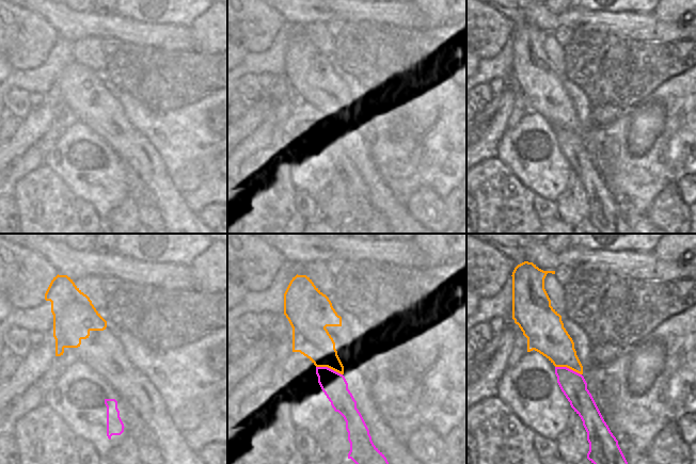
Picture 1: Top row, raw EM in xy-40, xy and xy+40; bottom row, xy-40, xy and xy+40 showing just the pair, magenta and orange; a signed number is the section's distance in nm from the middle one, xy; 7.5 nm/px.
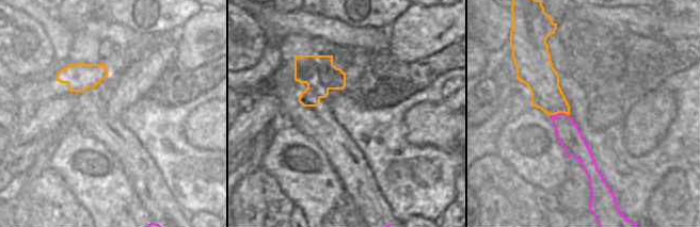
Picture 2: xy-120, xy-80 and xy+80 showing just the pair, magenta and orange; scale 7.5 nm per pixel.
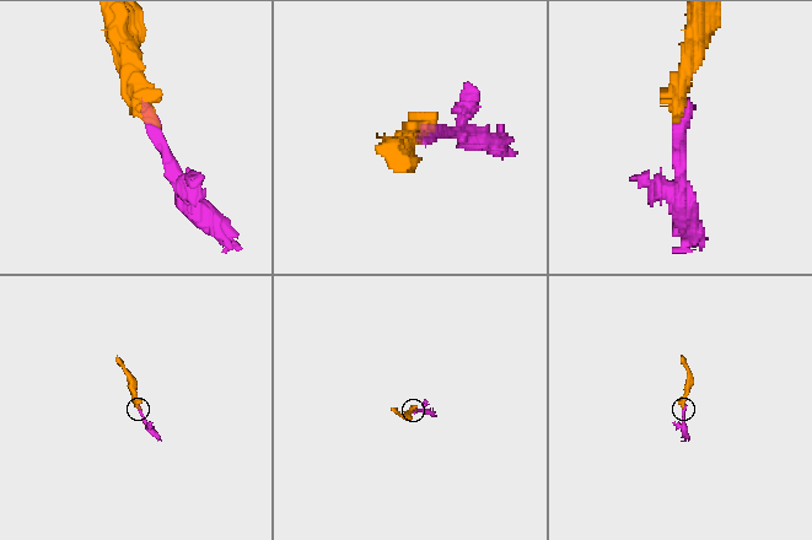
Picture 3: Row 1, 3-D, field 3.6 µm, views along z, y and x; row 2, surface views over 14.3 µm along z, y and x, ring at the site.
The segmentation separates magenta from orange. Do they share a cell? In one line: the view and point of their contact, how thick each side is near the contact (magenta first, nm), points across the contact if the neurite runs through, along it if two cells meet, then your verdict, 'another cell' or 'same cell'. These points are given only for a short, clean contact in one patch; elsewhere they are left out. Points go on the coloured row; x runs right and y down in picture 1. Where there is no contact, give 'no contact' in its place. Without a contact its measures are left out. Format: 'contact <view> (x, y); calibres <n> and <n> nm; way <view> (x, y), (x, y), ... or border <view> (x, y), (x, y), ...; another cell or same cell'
contact xy (329, 368); calibres 190 and 260 nm; border xy (316, 366), (327, 366), (342, 374); another cell

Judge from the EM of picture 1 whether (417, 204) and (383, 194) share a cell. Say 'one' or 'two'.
two

